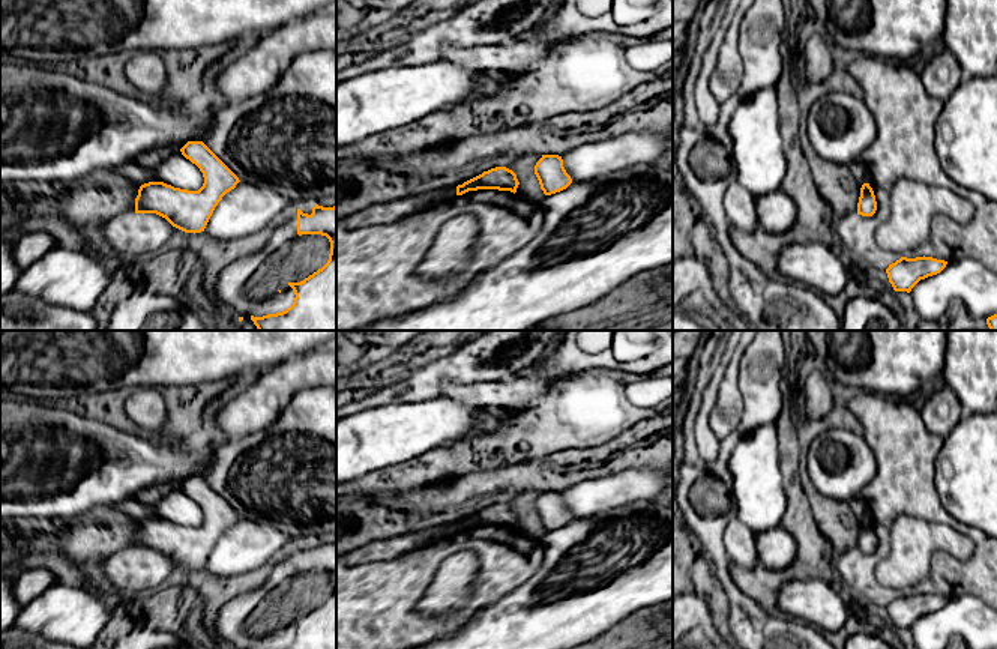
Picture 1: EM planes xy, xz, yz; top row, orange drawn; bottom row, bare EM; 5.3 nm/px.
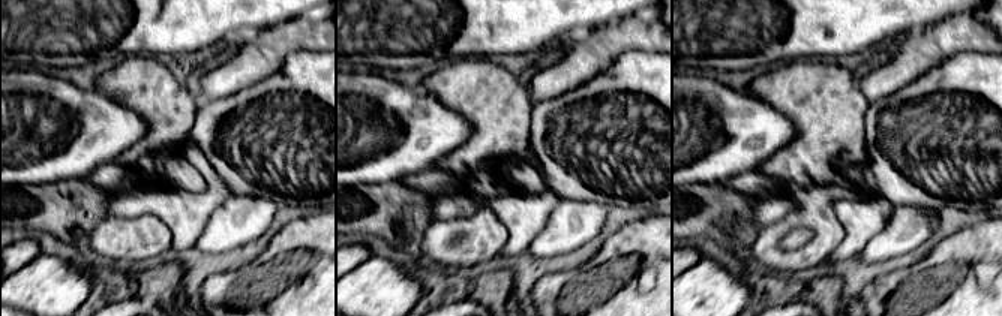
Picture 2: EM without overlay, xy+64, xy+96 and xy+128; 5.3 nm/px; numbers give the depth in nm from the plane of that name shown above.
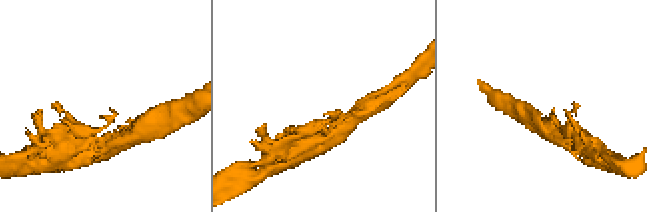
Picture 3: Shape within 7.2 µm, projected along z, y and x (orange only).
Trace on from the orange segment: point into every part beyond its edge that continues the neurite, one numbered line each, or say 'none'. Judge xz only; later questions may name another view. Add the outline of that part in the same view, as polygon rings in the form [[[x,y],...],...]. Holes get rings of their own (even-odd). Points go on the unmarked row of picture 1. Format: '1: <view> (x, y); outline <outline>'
none

